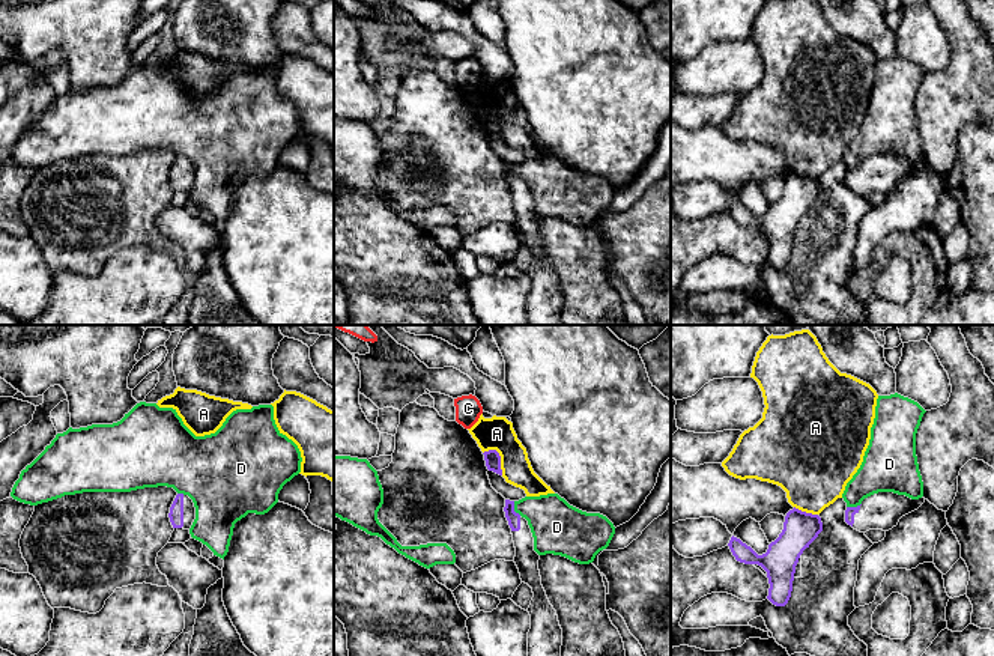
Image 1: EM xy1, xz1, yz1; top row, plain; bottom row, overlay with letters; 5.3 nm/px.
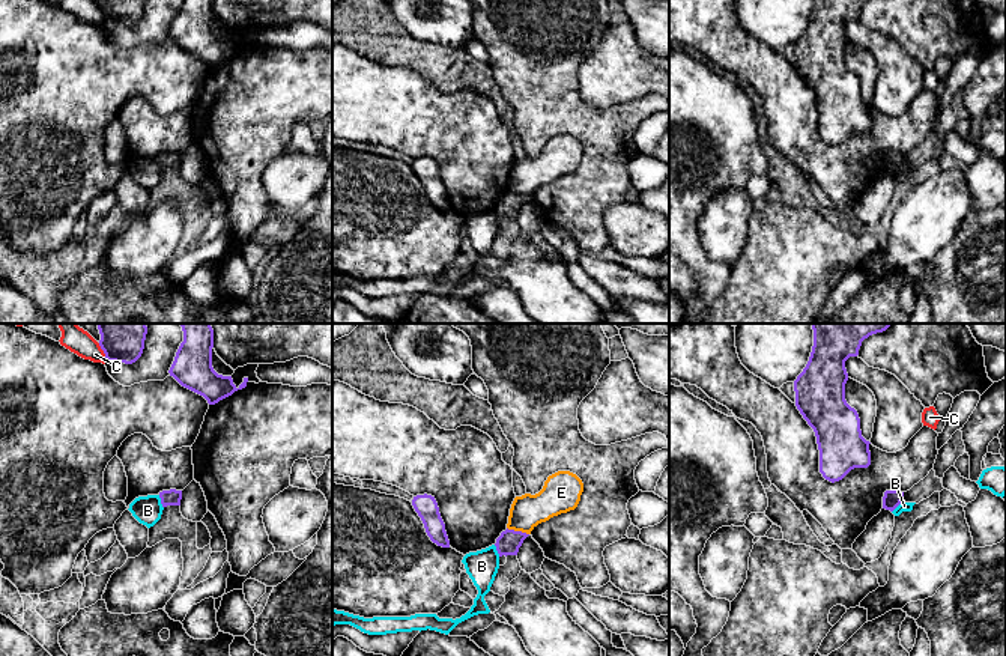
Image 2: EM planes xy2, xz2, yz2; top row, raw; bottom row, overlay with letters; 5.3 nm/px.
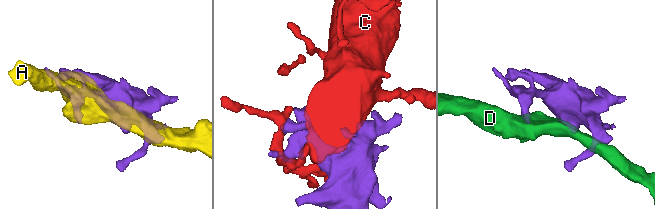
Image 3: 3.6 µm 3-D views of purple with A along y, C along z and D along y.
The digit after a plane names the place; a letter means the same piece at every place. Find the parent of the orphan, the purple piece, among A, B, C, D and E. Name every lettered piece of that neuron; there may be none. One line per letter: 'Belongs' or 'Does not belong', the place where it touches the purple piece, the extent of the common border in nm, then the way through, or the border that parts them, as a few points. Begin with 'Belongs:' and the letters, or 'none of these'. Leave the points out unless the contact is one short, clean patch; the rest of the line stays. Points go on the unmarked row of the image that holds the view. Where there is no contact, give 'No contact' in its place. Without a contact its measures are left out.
Belongs: none of these
A: Does not belong. Touches purple at xz1 (500, 121). Shared border 170 nm. Boundary: xz1 (484, 113), (495, 113), (498, 116), (503, 137)
B: Does not belong. Touches purple at yz2 (898, 167). Shared border 110 nm. Boundary: yz2 (902, 158), (902, 163), (892, 175)
C: Does not belong. Touches purple at xy2 (104, 15). Shared border 110 nm
D: Does not belong. Touches purple at xz1 (513, 172). Shared border 90 nm. Boundary: xz1 (513, 164), (513, 172), (521, 178)
E: Does not belong. Touches purple at xz2 (518, 194). Shared border 130 nm. Boundary: xz2 (507, 190), (528, 197)

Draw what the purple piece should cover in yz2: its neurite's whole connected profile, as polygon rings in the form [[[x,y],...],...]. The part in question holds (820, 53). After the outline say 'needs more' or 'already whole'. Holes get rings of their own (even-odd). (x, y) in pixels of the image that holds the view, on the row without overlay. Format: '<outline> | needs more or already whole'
[[[814,0],[809,24],[794,44],[795,69],[817,99],[820,135],[832,146],[842,143],[854,131],[871,128],[871,105],[862,99],[857,74],[845,63],[845,24],[859,18],[865,2],[868,0]]] | already whole

